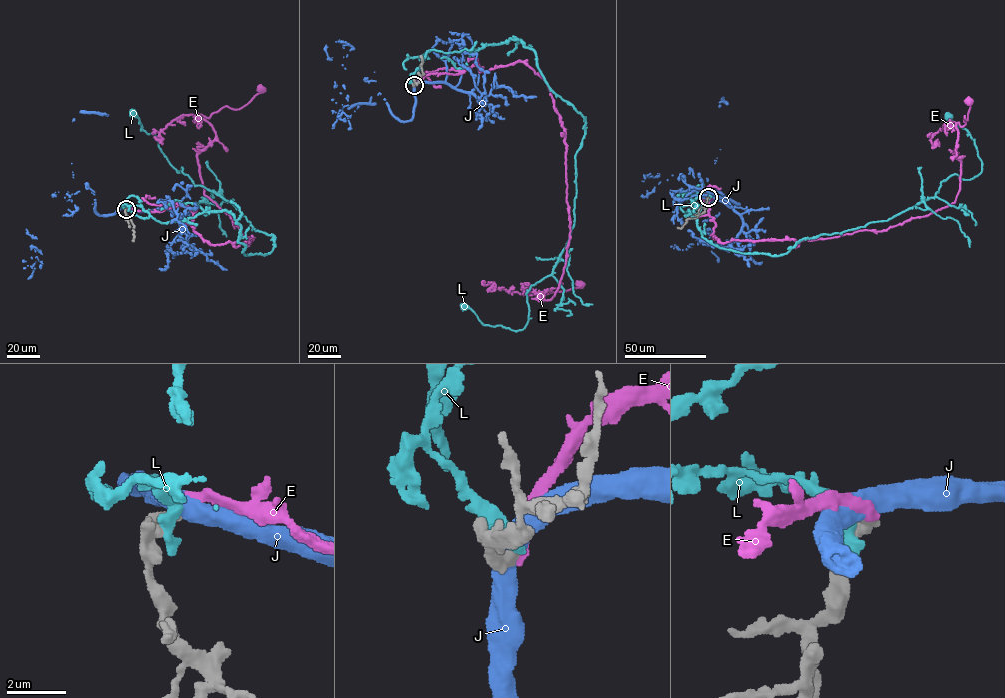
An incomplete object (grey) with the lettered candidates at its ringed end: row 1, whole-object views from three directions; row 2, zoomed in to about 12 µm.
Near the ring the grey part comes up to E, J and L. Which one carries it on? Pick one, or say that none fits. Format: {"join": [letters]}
{"join": ["E"]}

